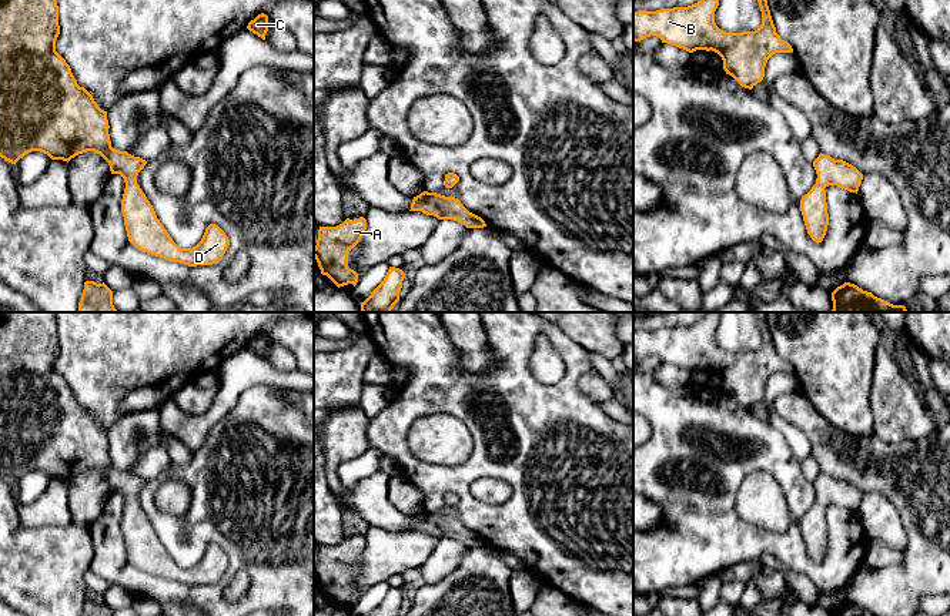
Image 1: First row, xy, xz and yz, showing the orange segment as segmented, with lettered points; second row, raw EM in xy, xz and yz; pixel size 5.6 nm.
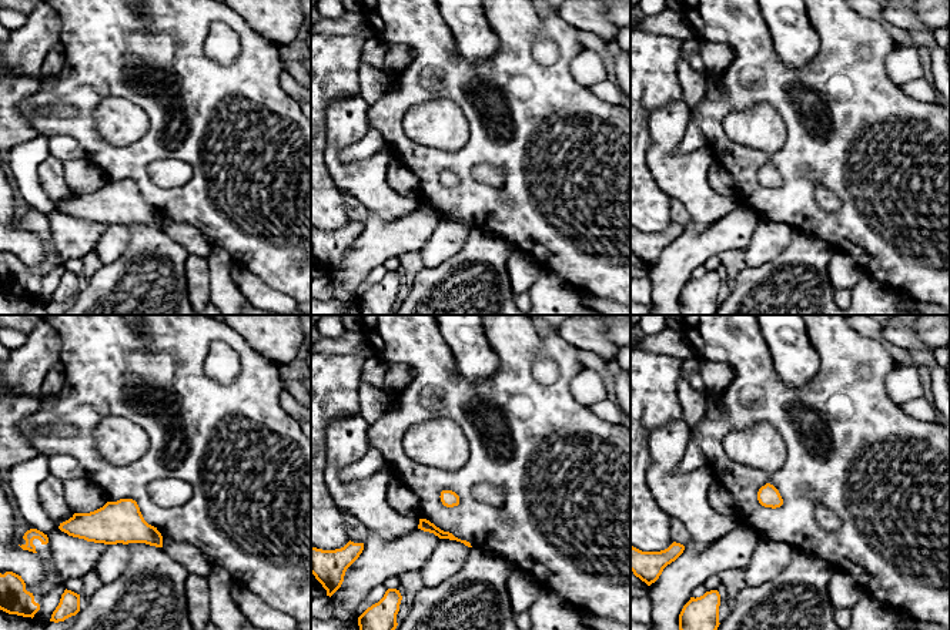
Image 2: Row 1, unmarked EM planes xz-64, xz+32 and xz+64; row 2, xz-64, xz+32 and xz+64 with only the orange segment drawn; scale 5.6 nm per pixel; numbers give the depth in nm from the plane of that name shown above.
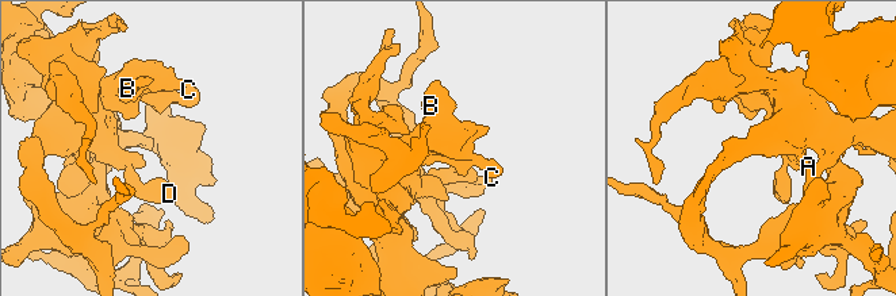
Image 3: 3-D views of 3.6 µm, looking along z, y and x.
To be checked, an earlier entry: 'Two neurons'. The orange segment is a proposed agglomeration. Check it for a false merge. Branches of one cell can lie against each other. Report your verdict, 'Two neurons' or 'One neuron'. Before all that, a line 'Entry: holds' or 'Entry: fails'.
Entry: fails
One neuron

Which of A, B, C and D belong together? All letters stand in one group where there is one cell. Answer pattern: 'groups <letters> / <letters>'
groups A B C D

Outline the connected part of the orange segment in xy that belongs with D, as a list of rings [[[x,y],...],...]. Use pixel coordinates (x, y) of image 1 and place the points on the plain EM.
[[[0,312],[0,476],[16,483],[26,473],[40,471],[68,482],[78,473],[94,471],[108,482],[111,493],[124,498],[121,532],[128,560],[136,568],[188,586],[218,583],[230,565],[218,545],[210,543],[193,568],[180,568],[173,560],[137,503],[147,481],[111,466],[107,431],[77,404],[70,385],[56,371],[58,354],[56,312]]]

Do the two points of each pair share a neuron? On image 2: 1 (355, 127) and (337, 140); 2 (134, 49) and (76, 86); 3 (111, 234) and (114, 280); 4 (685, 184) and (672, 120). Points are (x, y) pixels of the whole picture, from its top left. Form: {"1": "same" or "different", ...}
{"1": "same", "2": "same", "3": "different", "4": "same"}

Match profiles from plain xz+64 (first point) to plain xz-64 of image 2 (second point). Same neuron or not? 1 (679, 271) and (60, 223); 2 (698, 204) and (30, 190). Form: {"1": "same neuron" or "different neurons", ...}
{"1": "same neuron", "2": "different neurons"}

